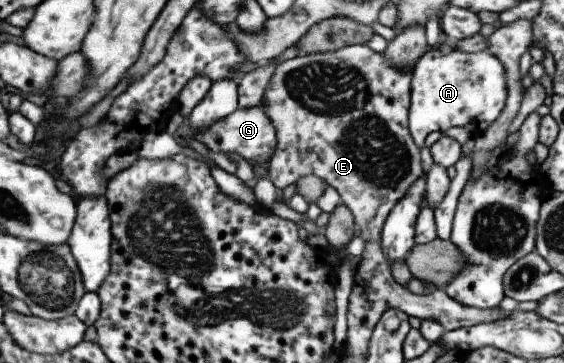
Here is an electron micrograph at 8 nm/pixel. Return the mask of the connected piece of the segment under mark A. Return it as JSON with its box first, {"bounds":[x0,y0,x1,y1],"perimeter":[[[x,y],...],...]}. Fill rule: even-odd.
{"bounds":[409,48,506,148],"perimeter":[[[433,48],[427,51],[417,62],[416,68],[414,70],[413,80],[412,80],[412,108],[410,110],[410,123],[409,128],[413,138],[416,139],[416,143],[423,148],[425,146],[425,140],[431,132],[447,132],[449,128],[453,126],[462,126],[466,129],[471,129],[475,135],[481,135],[485,132],[489,125],[499,116],[501,109],[504,107],[504,102],[506,99],[506,80],[504,75],[504,68],[502,64],[494,57],[489,54],[489,52],[481,51],[478,53],[466,53],[459,50],[454,50],[449,54],[441,54],[437,48]]]}

